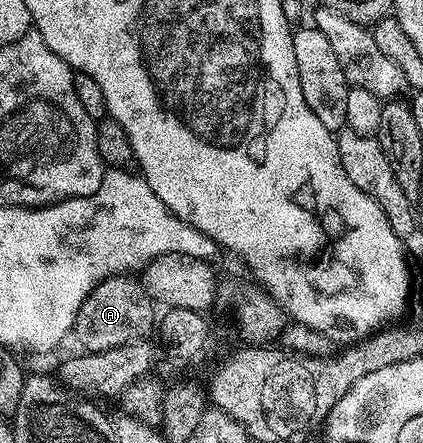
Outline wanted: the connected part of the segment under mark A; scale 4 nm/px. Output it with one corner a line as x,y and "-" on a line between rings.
116,274
113,278
107,278
98,283
90,292
90,296
84,298
79,312
77,312
74,338
81,342
85,351
109,350
125,346
131,342
142,342
149,337
148,333
153,333
154,327
158,322
158,310
154,305
152,297
144,290
143,281
127,274

